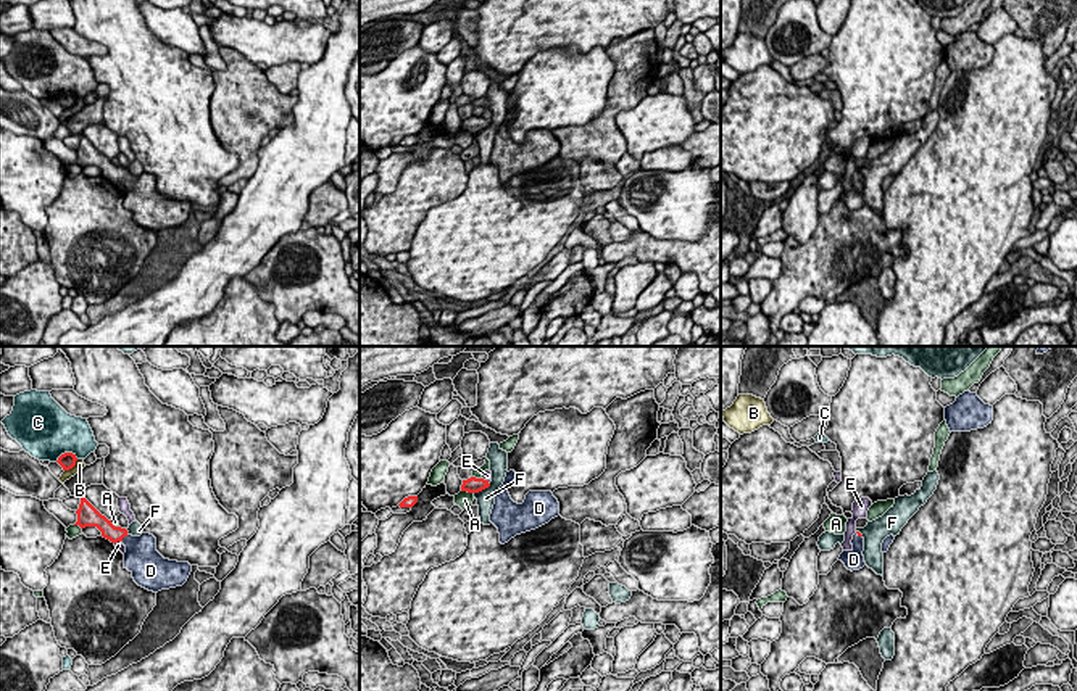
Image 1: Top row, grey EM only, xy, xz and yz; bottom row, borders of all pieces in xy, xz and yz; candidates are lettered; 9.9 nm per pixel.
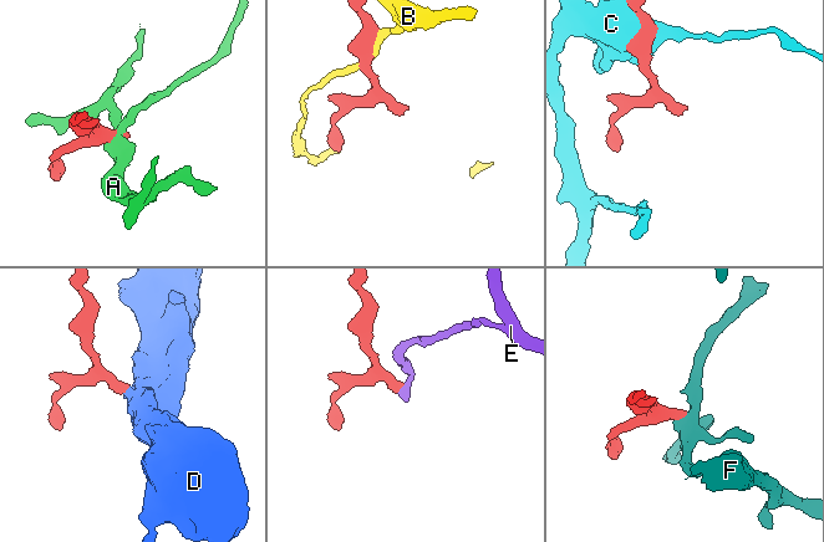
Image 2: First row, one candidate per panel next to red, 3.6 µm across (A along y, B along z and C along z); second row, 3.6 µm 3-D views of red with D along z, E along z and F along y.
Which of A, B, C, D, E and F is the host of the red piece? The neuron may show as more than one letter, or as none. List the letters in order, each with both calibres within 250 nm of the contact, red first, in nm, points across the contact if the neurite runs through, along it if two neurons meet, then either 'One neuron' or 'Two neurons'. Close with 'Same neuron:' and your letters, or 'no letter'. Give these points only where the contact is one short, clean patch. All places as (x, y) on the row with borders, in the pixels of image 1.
A: Thickness 160 nm (red) against 160 nm. Two neurons
B: Thickness 160 nm (red) against 100 nm. Two neurons
C: Thickness 160 nm (red) against 480 nm. Two neurons
D: Thickness 160 nm (red) against 320 nm. Path across: xy (108, 530), (124, 535), (141, 554). One neuron
E: Thickness 160 nm (red) against 70 nm. Boundary: xy (120, 540), (115, 543). Two neurons
F: Thickness 160 nm (red) against 190 nm. Two neurons
Same neuron: D

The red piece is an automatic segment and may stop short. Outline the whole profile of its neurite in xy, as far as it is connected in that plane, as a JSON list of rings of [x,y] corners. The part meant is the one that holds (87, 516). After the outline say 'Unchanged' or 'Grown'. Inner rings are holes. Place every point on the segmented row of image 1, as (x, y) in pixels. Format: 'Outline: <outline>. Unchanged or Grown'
Outline: [[[82,494],[76,511],[81,528],[97,527],[102,536],[111,543],[121,541],[126,546],[124,569],[132,573],[134,581],[153,593],[182,586],[190,572],[189,562],[164,559],[156,551],[156,538],[150,533],[132,536],[126,528],[114,527],[111,520],[102,515]]]. Grown

